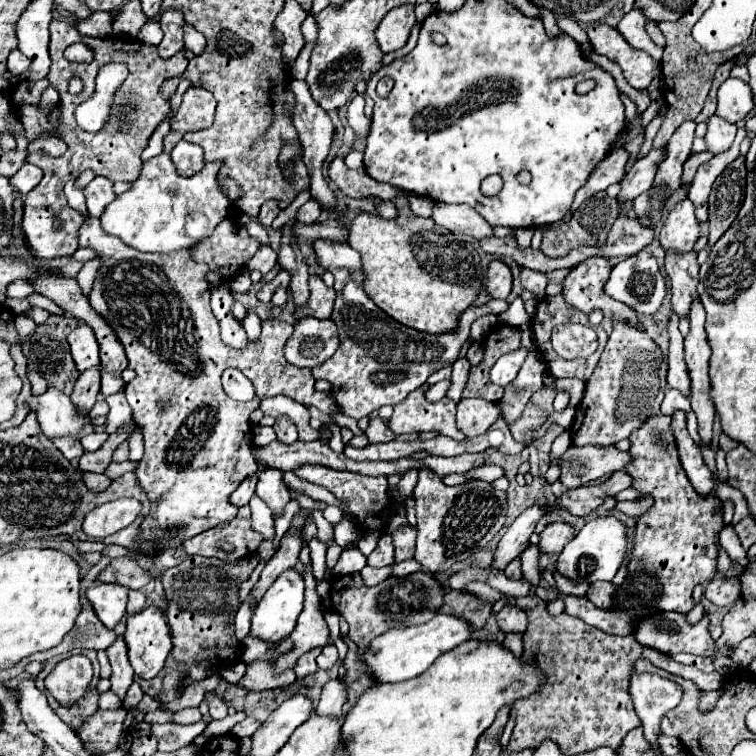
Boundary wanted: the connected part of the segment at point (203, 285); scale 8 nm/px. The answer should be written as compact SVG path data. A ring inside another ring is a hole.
M87 217L81 225L79 247L97 251L101 267L95 275L89 303L111 325L117 339L125 347L129 367L137 373L137 377L129 385L125 385L125 395L129 405L133 407L133 419L145 437L145 455L137 465L137 479L139 483L143 483L143 489L151 497L151 513L147 521L141 523L141 547L145 553L155 553L169 545L181 547L183 539L233 521L239 509L229 503L229 497L249 473L257 471L257 463L251 455L253 433L249 417L259 405L257 401L233 401L223 391L221 375L227 367L243 369L243 373L253 381L259 397L287 395L297 403L317 407L327 417L333 417L341 411L331 393L321 393L315 389L315 377L311 375L311 369L299 369L285 359L285 343L293 335L293 325L277 319L263 321L261 339L257 343L249 343L245 353L235 353L235 349L227 347L221 341L219 323L209 305L211 291L209 283L205 281L207 265L191 261L189 249L183 249L183 253L167 255L131 249L117 237L103 233L97 217ZM157 397L175 397L175 401L169 409L159 409Z

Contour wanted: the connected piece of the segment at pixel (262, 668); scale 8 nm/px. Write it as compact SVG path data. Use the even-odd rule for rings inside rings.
M285 639L283 645L279 645L265 659L259 659L259 661L247 665L247 673L239 683L249 691L263 691L263 689L275 689L275 687L293 685L295 683L295 673L291 669L281 673L281 675L273 675L273 661L277 659L279 653L283 653L287 649L291 649L291 641L289 639Z

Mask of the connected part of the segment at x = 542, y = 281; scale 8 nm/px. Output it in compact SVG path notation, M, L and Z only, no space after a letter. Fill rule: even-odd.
M522 268L521 284L524 289L534 293L536 295L536 299L539 301L546 296L548 279L546 277L546 274L542 272L531 270L528 268Z

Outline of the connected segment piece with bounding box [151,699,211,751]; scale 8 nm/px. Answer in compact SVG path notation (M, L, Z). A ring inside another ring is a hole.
M205 699L199 707L203 721L191 723L191 725L179 725L179 723L163 723L163 725L153 725L151 733L157 737L159 751L177 751L185 745L191 745L193 739L207 727L211 721L209 706Z

